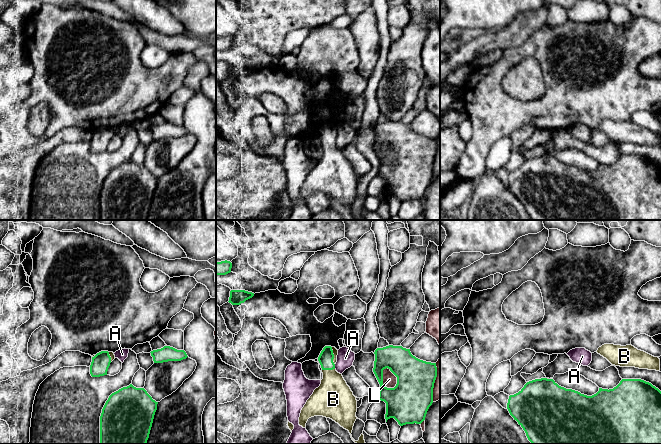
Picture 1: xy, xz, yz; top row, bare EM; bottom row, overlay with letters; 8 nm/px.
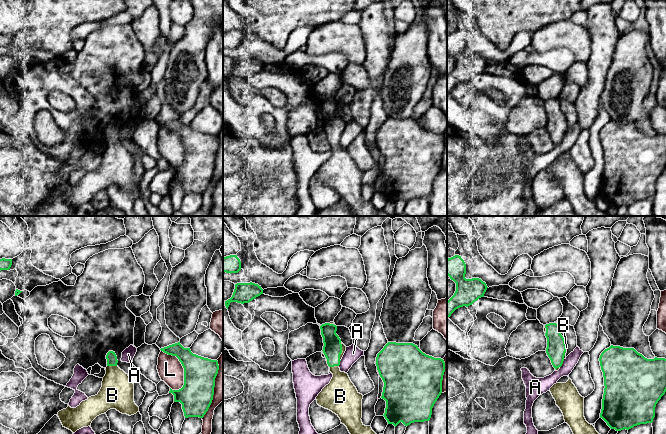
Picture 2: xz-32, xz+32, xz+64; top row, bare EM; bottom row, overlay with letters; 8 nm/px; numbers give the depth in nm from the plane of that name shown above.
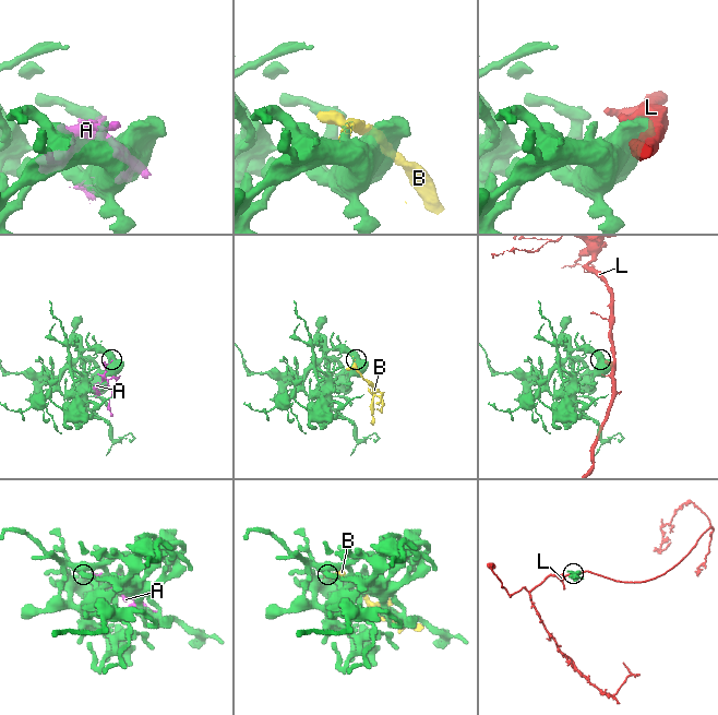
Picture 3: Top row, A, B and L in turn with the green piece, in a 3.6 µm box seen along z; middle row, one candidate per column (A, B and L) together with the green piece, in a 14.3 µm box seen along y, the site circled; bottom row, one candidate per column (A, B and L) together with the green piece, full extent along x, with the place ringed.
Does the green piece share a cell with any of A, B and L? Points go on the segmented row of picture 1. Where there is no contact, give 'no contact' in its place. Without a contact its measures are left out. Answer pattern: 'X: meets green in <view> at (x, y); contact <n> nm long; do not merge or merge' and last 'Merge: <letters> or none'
A: meets green in xz at (334, 366); contact 40 nm long; do not merge
B: meets green in xz at (333, 356); contact 150 nm long; merge
L: meets green in xz at (397, 378); contact 190 nm long; do not merge
Merge: B

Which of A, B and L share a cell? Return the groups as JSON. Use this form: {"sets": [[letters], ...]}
{"sets": [["A"], ["B"], ["L"]]}

